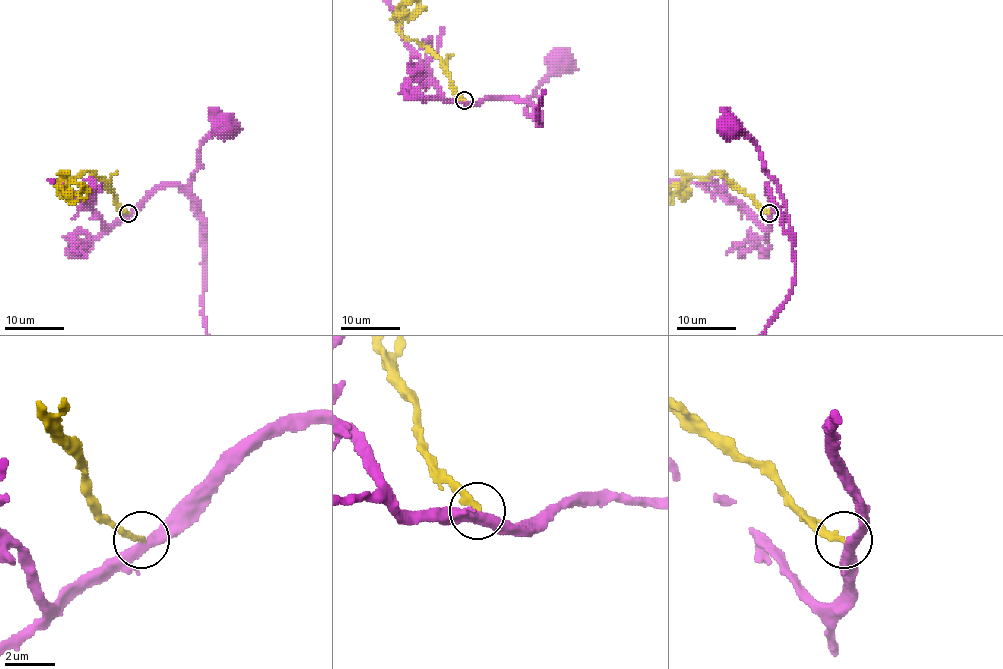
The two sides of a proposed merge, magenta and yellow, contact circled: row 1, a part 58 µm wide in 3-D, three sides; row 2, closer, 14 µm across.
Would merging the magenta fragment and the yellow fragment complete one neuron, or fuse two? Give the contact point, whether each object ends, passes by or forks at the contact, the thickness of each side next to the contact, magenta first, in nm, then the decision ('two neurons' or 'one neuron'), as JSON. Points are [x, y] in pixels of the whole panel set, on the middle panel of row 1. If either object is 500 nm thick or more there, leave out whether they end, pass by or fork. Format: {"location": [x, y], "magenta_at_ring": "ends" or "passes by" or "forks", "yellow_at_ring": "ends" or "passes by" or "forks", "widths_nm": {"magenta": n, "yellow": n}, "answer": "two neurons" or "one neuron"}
{"location": [464, 100], "magenta_at_ring": "passes by", "yellow_at_ring": "ends", "widths_nm": {"magenta": 400, "yellow": 280}, "answer": "two neurons"}

